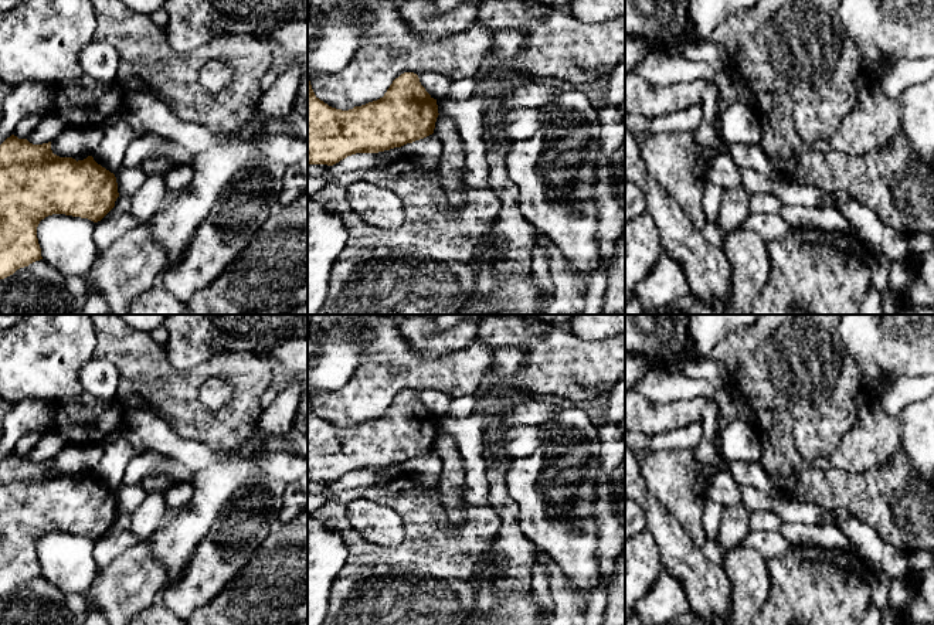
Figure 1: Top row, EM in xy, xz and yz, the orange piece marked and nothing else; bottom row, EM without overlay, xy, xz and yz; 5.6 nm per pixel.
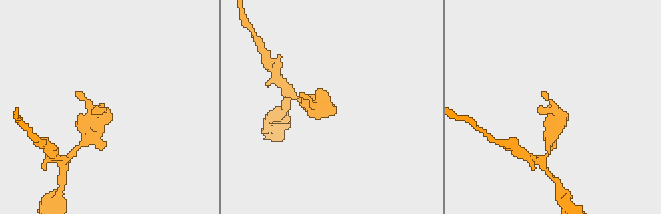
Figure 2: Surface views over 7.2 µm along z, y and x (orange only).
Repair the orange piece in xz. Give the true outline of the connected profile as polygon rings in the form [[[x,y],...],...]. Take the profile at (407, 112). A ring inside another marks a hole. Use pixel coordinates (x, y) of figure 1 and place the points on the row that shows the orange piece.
[[[414,72],[393,81],[383,98],[349,111],[320,101],[308,79],[308,164],[333,166],[356,153],[378,153],[424,139],[434,133],[438,105]]]

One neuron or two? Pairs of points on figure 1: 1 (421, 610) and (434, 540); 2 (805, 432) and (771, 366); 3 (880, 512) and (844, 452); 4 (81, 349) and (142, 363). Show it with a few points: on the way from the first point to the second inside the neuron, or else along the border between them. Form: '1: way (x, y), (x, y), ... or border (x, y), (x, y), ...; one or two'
1: way (421, 593), (434, 566), (434, 557); one
2: way (805, 415), (805, 400), (788, 383); one
3: border (887, 459), (861, 472), (846, 472), (825, 464); two
4: border (95, 329), (92, 356); two

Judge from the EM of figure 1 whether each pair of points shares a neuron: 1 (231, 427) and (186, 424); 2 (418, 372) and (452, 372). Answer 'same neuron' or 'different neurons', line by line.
1: same neuron
2: same neuron

